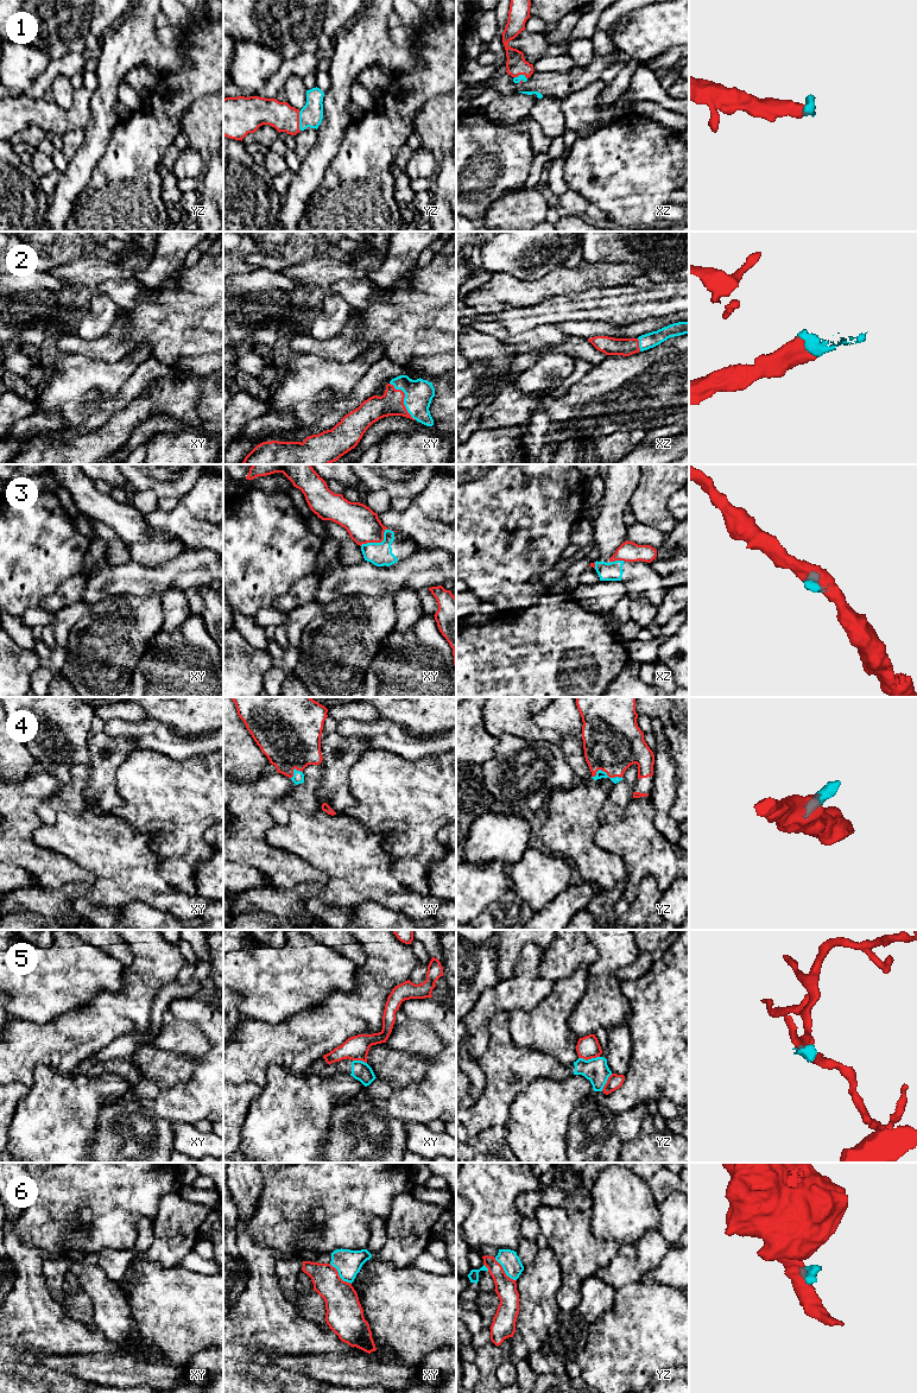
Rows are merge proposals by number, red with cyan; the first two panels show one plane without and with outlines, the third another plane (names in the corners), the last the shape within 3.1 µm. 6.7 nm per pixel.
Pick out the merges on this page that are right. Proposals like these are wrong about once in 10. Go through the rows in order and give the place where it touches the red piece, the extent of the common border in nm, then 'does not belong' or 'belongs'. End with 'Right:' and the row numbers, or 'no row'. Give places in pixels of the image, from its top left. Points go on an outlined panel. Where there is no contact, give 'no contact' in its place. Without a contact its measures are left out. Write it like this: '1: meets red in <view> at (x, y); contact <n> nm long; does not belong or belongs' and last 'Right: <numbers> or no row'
1: meets red in yz at (298, 120); contact 140 nm long; belongs
2: meets red in xy at (403, 400); contact 320 nm long; belongs
3: meets red in xy at (377, 542); contact 220 nm long; does not belong
4: meets red in yz at (607, 774); contact 200 nm long; belongs
5: meets red in yz at (588, 1058); contact 140 nm long; does not belong
6: meets red in yz at (504, 1271); contact 220 nm long; does not belong
Right: 1, 2, 4

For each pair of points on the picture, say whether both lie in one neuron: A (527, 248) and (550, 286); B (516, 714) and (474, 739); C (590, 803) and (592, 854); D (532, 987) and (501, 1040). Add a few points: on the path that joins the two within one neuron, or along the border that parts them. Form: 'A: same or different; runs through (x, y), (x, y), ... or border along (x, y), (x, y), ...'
A: different; border along (563, 265), (549, 270), (536, 279), (516, 279)
B: different; border along (482, 709), (484, 726), (497, 738)
C: same; runs through (586, 816), (586, 841)
D: different; border along (507, 1012), (494, 1015), (489, 1034)

